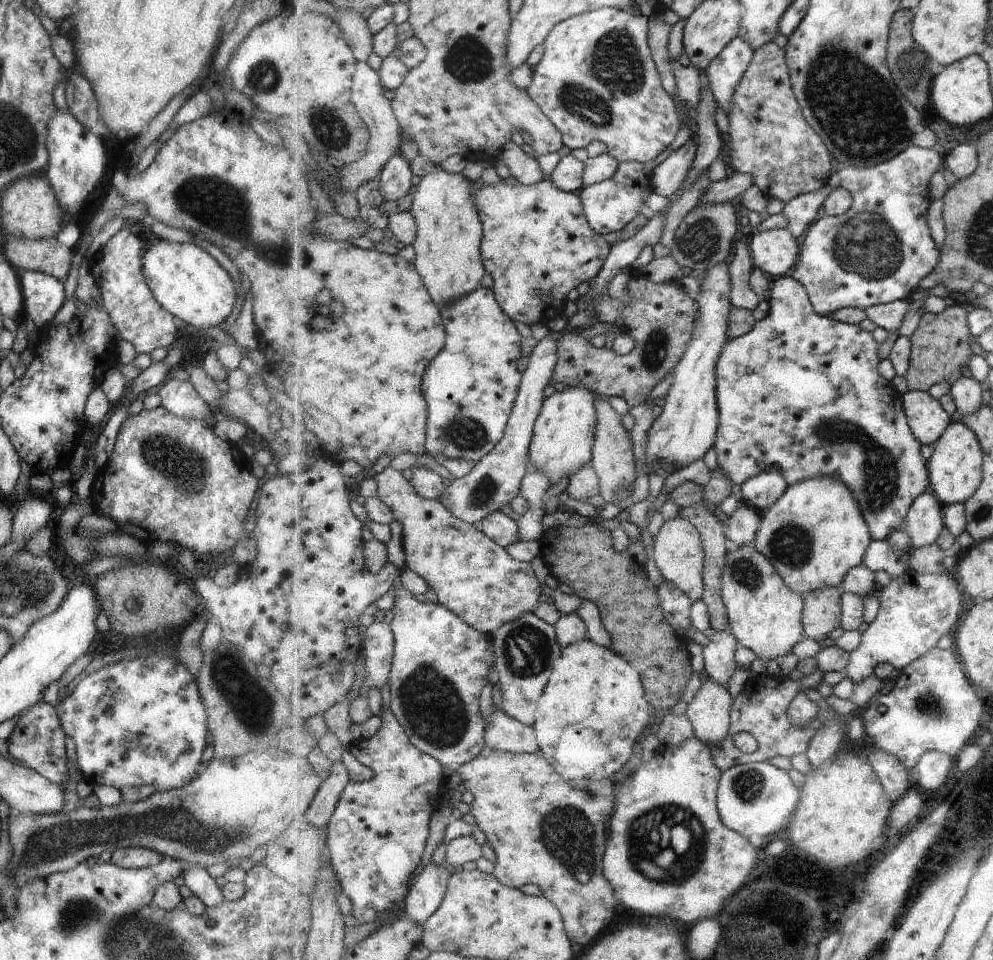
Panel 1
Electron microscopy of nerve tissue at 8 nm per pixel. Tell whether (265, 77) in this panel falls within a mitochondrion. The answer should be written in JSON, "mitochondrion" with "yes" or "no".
{"mitochondrion":"yes"}

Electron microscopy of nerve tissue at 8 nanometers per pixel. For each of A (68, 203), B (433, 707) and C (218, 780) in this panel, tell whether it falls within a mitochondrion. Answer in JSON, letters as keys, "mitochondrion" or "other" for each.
{"A":"other","B":"mitochondrion","C":"other"}

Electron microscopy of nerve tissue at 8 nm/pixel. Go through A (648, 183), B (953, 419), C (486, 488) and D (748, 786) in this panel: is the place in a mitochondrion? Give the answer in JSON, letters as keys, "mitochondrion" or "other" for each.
{"A":"other","B":"other","C":"mitochondrion","D":"mitochondrion"}

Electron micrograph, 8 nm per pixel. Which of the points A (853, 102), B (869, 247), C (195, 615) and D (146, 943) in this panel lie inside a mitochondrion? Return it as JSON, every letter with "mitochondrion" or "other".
{"A":"mitochondrion","B":"mitochondrion","C":"other","D":"mitochondrion"}

